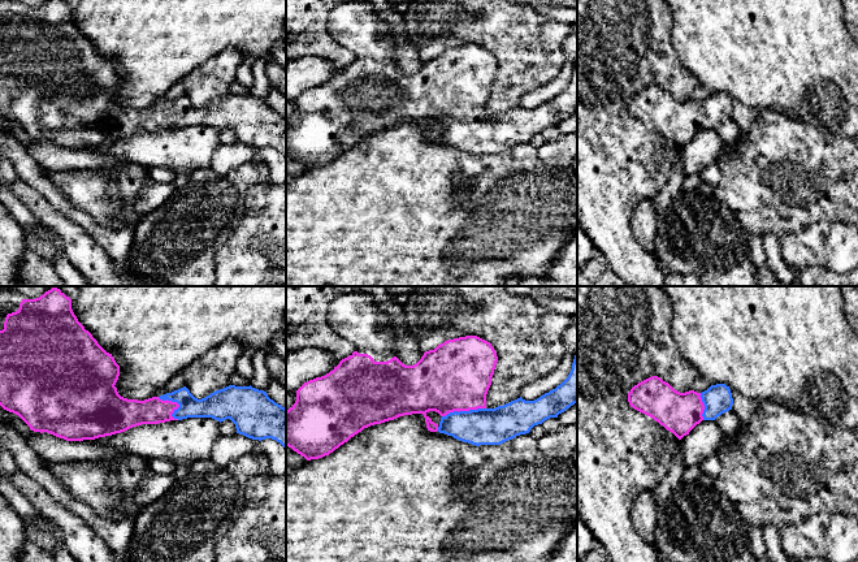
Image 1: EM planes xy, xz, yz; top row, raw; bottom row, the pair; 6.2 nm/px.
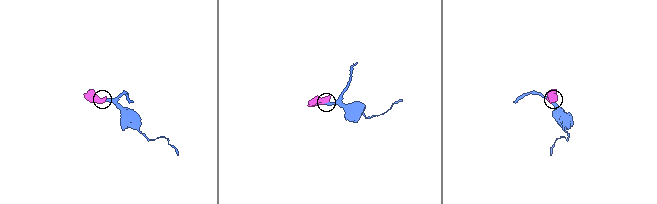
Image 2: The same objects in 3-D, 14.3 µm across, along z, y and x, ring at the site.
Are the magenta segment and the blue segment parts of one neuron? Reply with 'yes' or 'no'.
yes

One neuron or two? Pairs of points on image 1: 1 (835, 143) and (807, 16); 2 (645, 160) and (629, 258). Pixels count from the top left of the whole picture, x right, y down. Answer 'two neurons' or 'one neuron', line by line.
1: two neurons
2: one neuron

